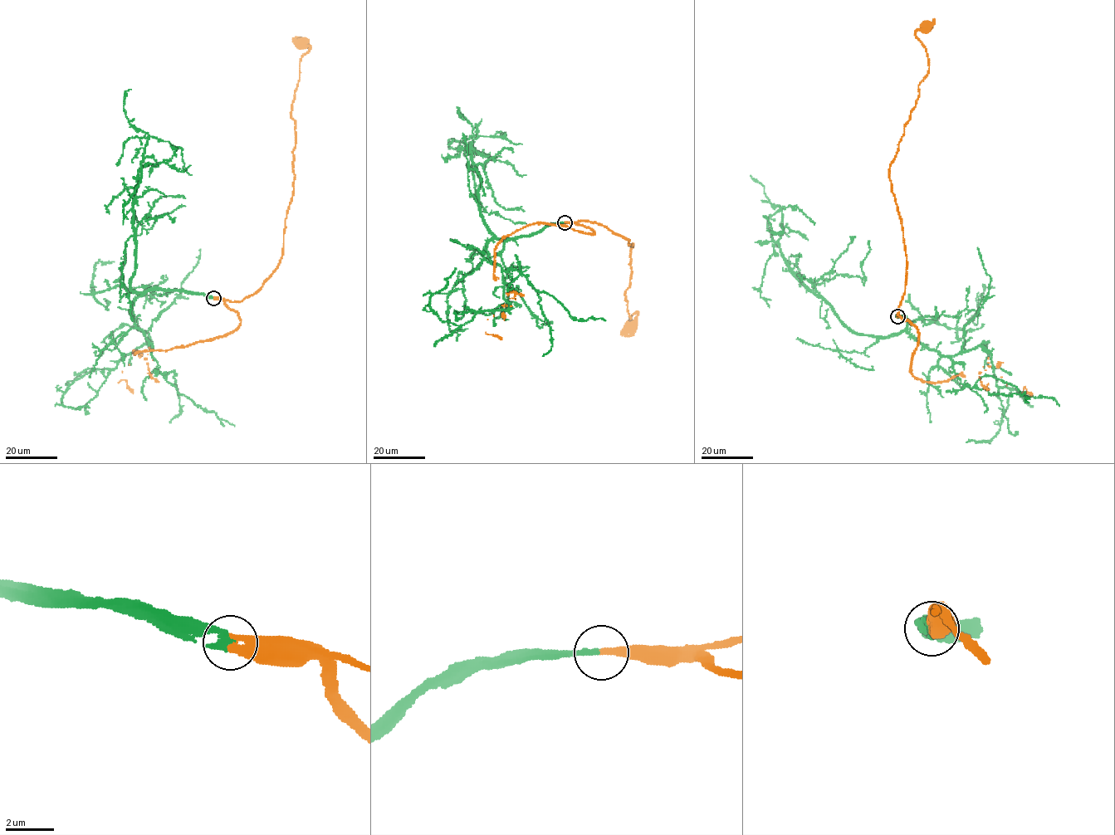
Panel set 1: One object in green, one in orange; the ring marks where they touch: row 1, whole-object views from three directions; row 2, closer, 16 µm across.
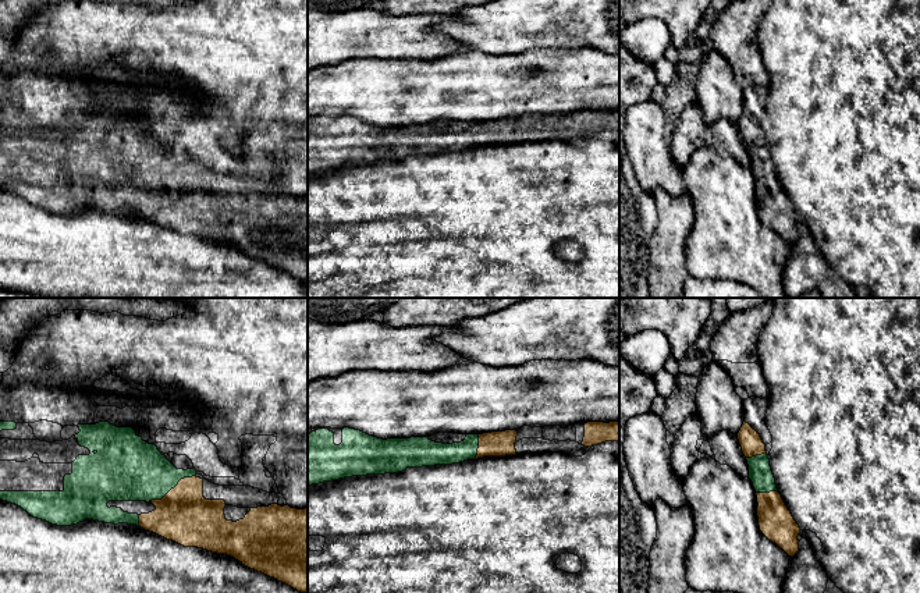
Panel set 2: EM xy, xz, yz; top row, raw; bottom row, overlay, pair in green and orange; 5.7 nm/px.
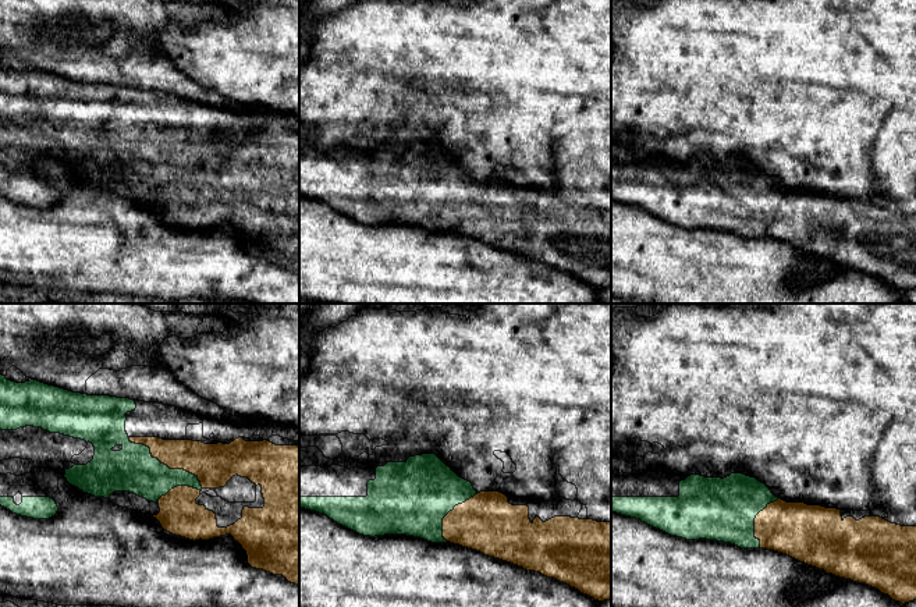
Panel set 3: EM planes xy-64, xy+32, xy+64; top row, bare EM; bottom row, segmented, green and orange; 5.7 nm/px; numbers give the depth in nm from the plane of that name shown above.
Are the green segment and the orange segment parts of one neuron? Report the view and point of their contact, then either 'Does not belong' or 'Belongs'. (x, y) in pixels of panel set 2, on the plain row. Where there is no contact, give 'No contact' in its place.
Touches green at xy (171, 176). Belongs

